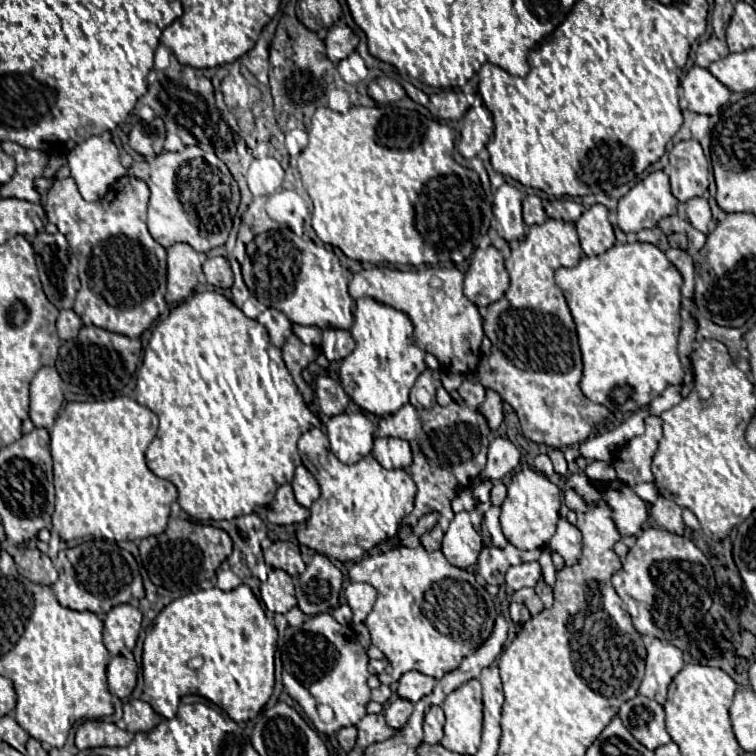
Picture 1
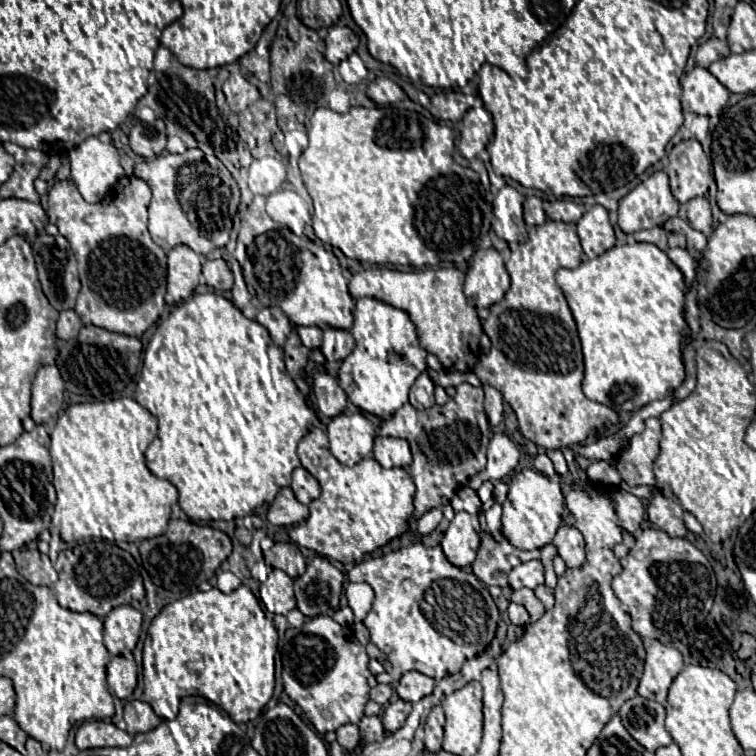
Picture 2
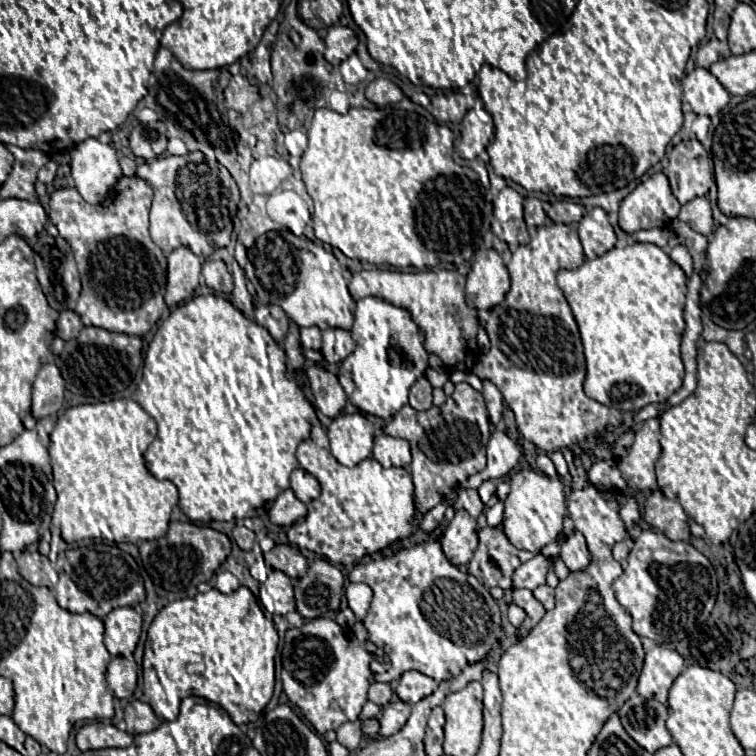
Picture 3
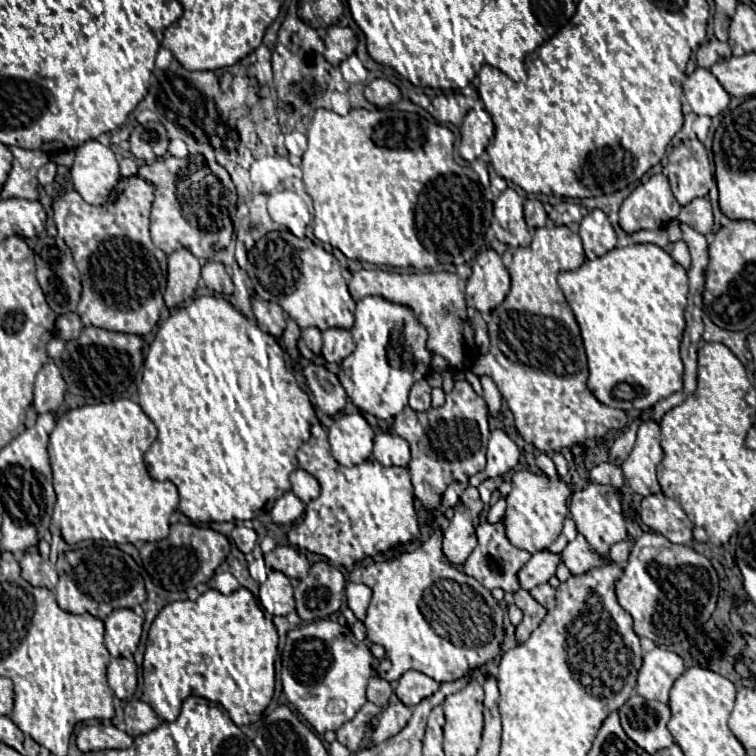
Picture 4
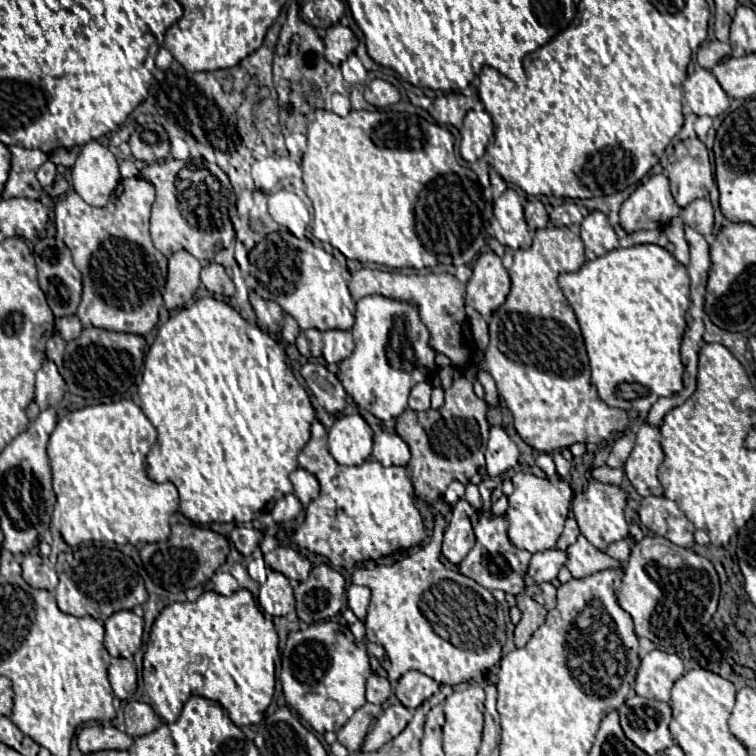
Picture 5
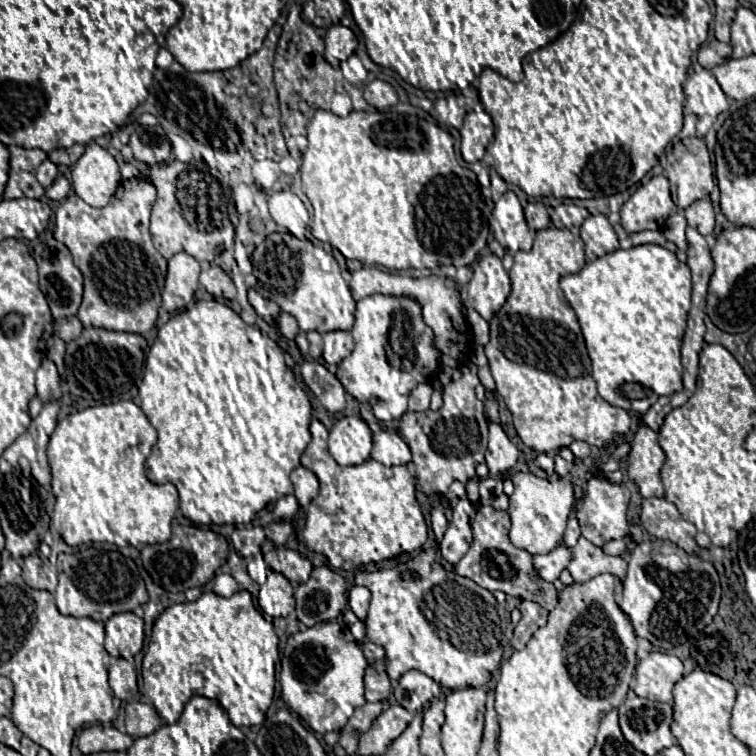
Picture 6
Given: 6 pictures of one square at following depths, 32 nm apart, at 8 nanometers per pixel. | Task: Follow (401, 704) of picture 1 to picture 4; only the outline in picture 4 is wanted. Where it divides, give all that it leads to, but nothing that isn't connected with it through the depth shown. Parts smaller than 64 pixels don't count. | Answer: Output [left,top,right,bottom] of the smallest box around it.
[370,702,412,744]

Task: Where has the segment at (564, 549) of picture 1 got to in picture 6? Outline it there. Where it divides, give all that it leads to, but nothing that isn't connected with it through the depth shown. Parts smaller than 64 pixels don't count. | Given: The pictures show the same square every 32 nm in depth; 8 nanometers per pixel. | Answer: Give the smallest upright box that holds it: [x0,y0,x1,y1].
[568,536,626,582]

